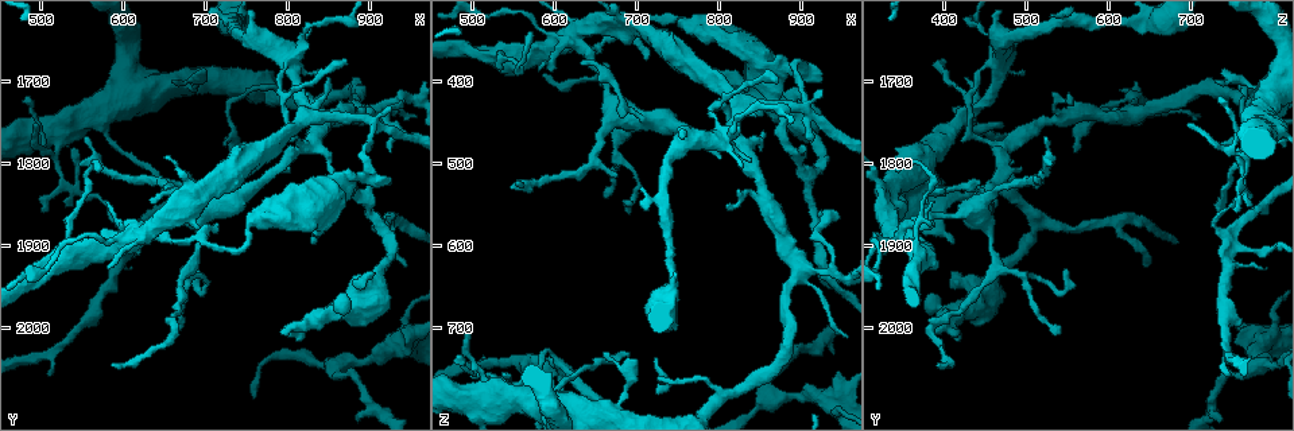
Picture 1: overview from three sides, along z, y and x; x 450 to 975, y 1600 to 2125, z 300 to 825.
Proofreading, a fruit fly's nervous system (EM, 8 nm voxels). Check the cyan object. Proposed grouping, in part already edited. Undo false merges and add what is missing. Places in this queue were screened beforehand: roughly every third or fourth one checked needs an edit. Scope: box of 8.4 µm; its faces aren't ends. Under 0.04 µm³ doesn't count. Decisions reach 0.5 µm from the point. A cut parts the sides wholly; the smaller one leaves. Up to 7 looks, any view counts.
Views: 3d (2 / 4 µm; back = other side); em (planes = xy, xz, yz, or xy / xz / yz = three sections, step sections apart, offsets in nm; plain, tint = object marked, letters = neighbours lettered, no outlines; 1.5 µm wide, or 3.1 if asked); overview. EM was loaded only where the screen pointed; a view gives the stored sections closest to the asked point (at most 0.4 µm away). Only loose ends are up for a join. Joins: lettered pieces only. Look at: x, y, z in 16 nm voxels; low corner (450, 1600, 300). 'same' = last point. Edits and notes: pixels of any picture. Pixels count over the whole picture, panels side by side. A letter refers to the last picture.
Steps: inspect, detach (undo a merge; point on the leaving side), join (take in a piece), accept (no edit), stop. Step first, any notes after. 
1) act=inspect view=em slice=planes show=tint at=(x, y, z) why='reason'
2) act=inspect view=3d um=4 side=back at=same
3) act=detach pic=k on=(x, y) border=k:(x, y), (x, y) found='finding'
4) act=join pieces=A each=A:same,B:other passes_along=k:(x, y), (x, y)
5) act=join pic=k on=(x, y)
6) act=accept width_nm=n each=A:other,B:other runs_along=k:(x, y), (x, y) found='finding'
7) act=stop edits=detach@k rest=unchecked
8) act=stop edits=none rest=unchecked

act=inspect view=em slice=planes show=letters at=(790, 1725, 795) why='thick turns thin'

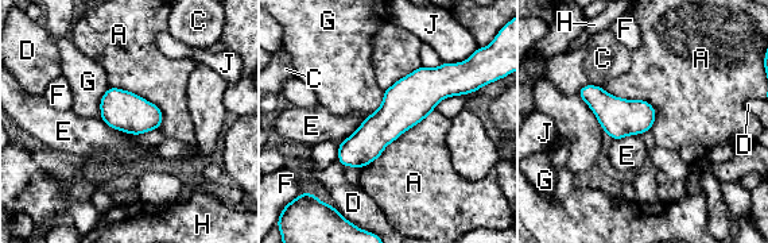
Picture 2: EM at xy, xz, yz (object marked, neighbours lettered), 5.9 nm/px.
act=accept each=A:other,C:other,D:other,E:other,F:other,G:other,H:other,J:other runs_along=2:(454, 81), (422, 89), (341, 158) found='all the same cell'

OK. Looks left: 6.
act=inspect view=em slice=yz step=4 show=letters at=(825, 1780, 470) why='three arms meet'

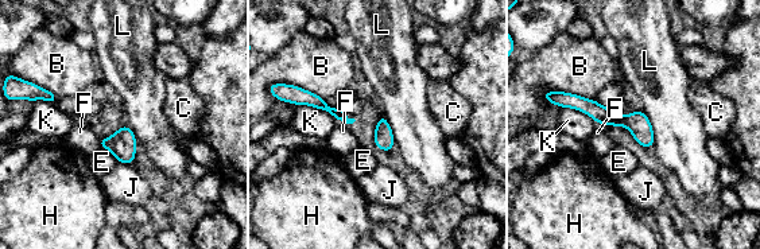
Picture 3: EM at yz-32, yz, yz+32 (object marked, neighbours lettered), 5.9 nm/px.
act=inspect view=em slice=planes show=letters at=same

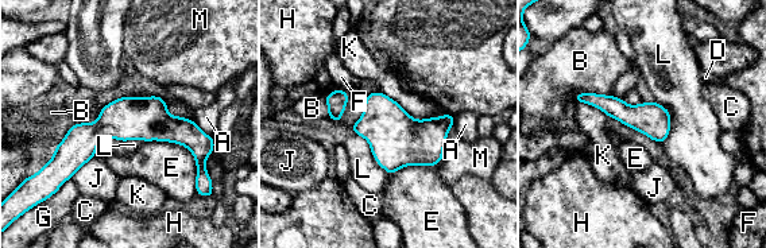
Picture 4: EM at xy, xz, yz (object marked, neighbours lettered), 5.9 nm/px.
act=accept each=A:other,B:other,C:other,D:other,E:other,F:other,G:other,H:other,J:other,K:other,L:other,M:other border=4:(352, 131), (390, 175) found='one cell here'

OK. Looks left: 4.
act=inspect view=em slice=planes show=tint at=(795, 2005, 385) why='an open end'

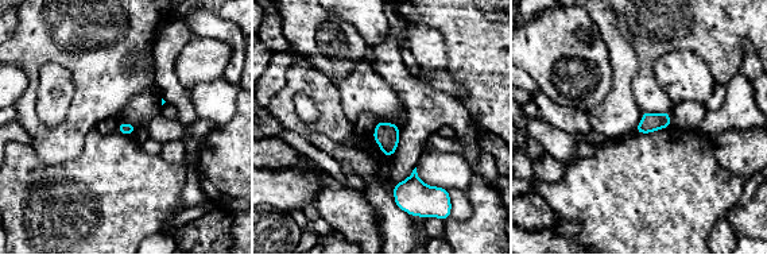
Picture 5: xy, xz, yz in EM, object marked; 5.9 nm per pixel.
act=inspect view=em slice=planes show=letters at=same

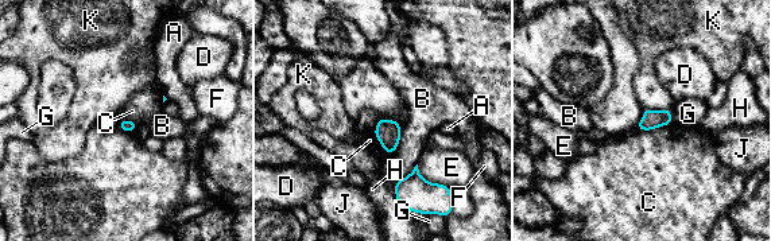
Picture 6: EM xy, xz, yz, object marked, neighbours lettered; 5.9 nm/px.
act=accept each=A:other,B:other,C:other,D:other,E:other,F:other,G:other,H:other,J:other,K:other found='no lettered piece goes on from it'

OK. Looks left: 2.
act=stop edits=none rest=unchecked

